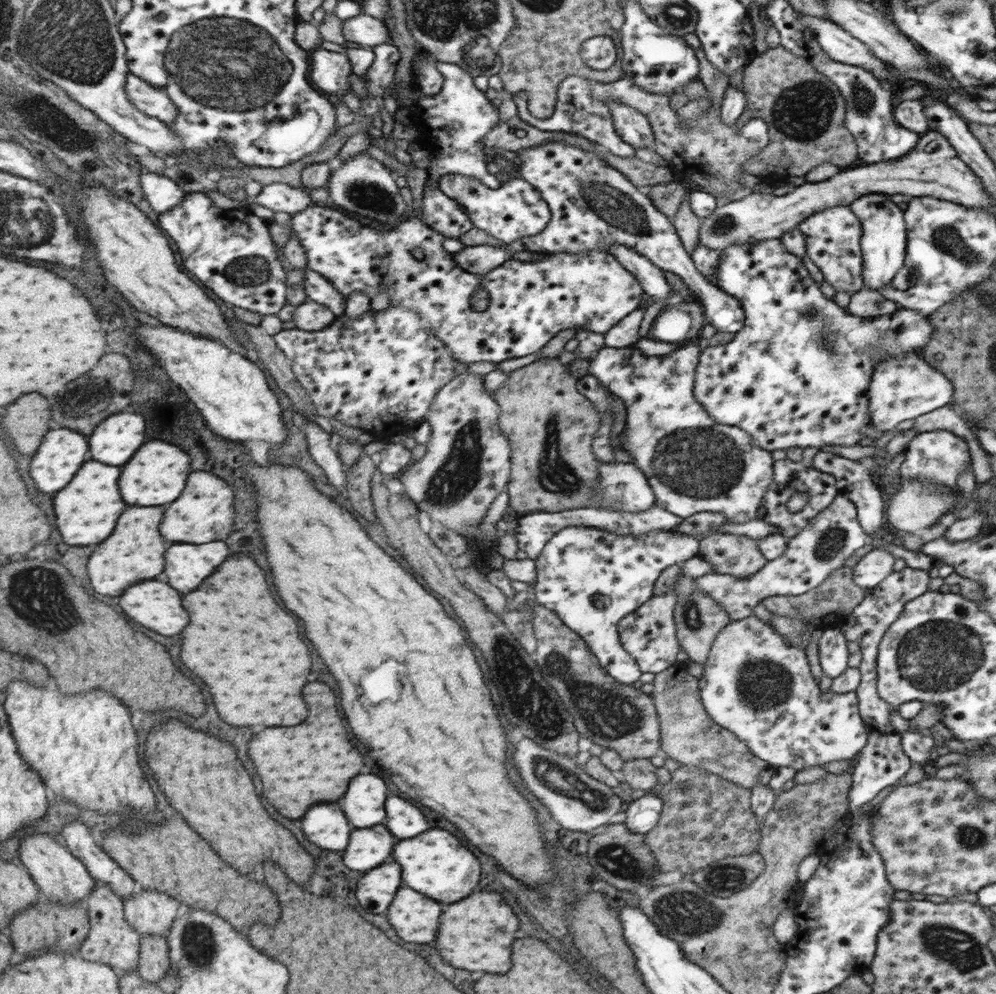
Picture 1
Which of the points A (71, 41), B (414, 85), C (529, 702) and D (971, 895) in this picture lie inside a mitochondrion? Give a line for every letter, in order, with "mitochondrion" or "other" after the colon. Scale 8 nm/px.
A: mitochondrion
B: other
C: mitochondrion
D: other

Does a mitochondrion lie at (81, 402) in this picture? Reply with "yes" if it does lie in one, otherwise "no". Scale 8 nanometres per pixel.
yes

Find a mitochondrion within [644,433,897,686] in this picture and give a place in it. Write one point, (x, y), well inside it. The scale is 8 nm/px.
(832, 542)

